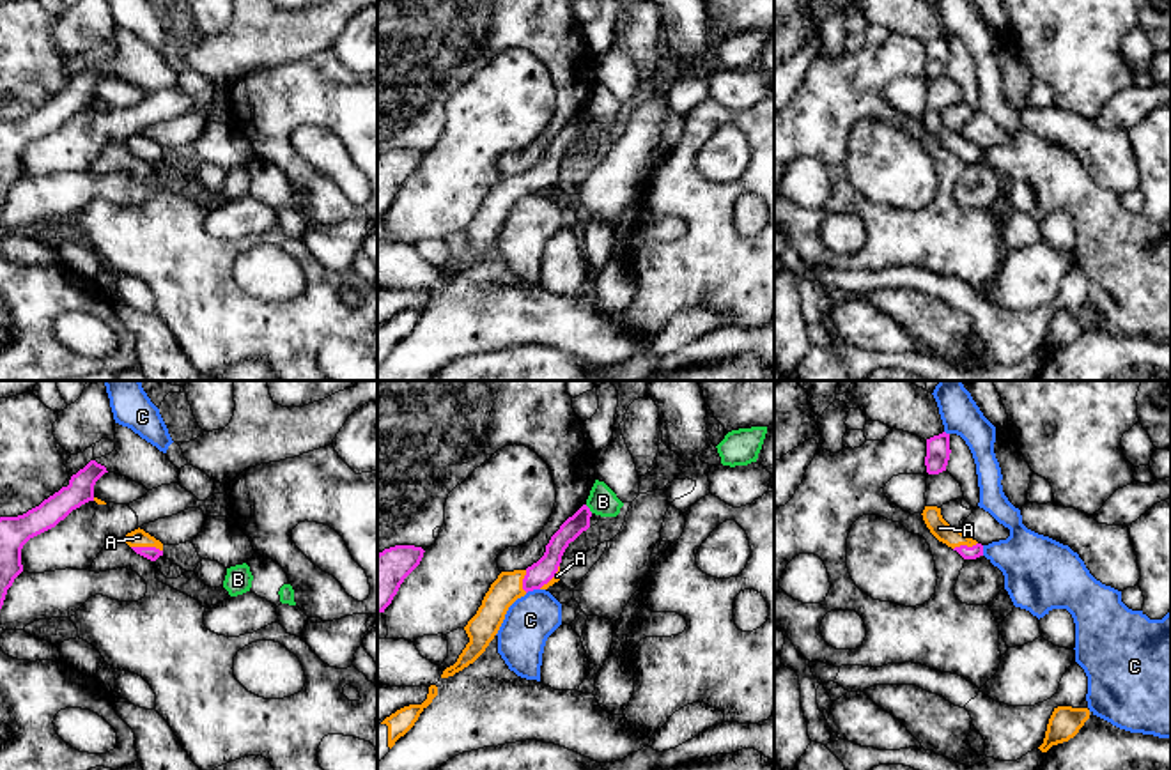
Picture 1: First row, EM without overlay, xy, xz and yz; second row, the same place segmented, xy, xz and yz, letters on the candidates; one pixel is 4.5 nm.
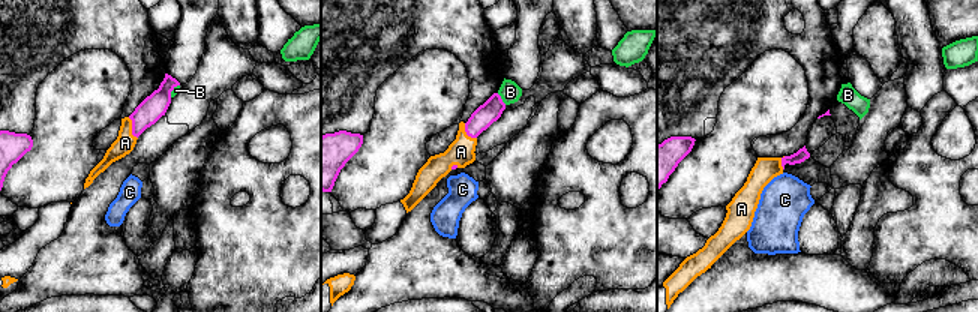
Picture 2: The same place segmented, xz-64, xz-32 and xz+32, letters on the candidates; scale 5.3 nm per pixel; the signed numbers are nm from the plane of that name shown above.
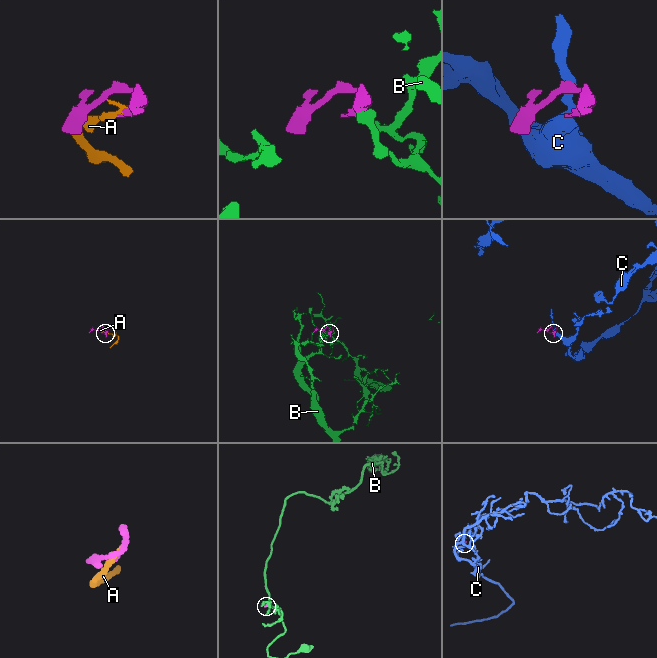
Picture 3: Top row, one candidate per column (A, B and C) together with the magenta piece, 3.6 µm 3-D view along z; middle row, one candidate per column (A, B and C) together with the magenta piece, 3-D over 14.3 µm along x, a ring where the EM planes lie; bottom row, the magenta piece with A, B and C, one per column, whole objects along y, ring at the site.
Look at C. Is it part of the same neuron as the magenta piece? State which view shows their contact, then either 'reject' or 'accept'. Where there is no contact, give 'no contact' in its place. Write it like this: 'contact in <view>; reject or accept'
contact in xz; reject

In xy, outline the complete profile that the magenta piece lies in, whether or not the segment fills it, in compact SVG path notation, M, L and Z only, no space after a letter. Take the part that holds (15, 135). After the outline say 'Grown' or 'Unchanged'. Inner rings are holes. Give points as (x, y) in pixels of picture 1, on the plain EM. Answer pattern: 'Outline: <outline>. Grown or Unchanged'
Outline: M90 64L83 73L71 80L69 89L44 103L39 110L18 120L0 120L0 212L7 193L23 175L23 149L55 131L73 113L94 104L96 85L108 76L105 69Z. Unchanged

